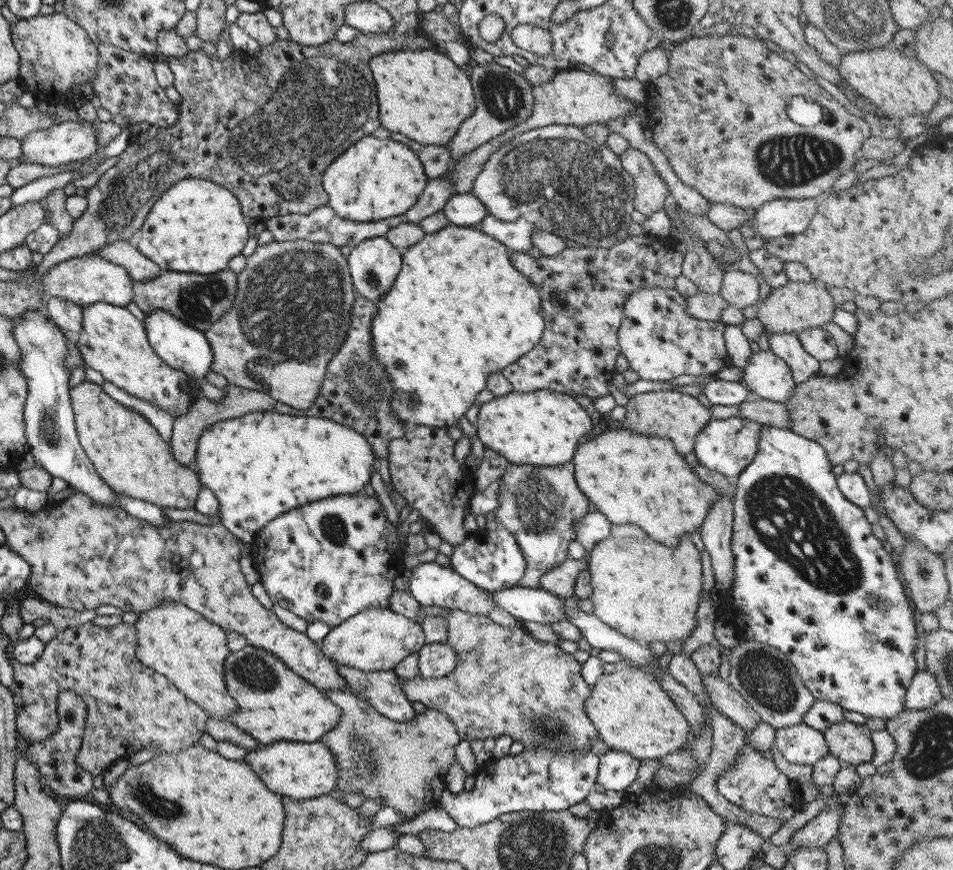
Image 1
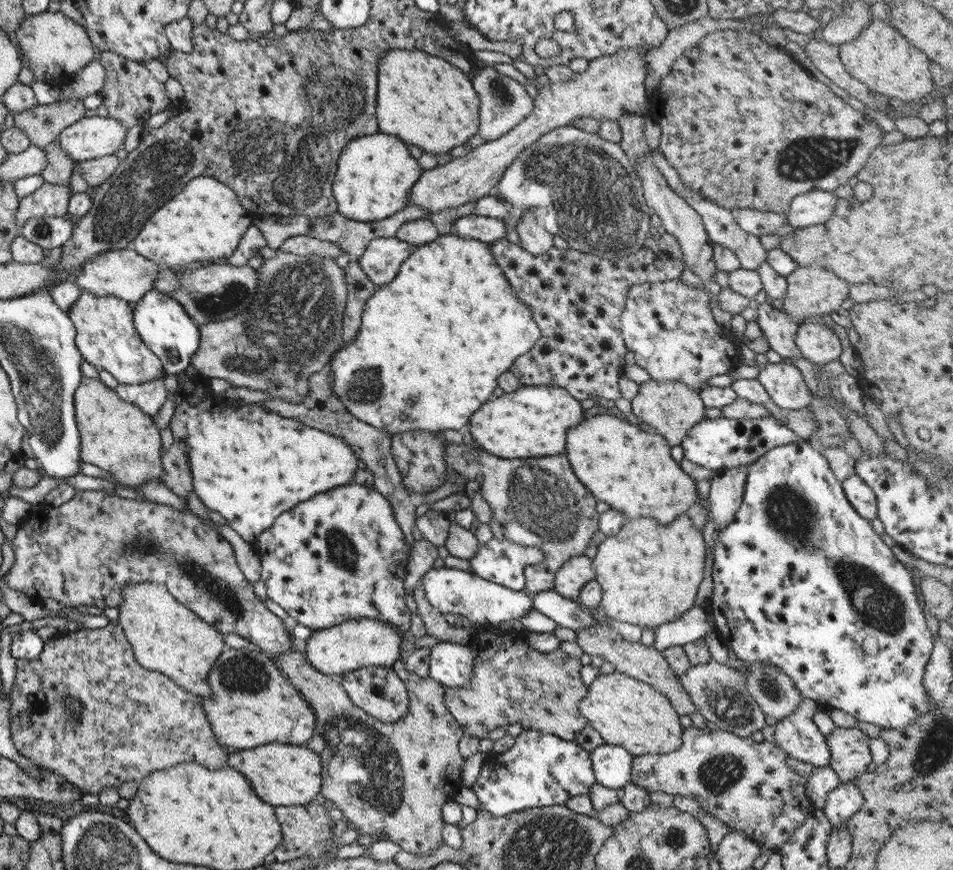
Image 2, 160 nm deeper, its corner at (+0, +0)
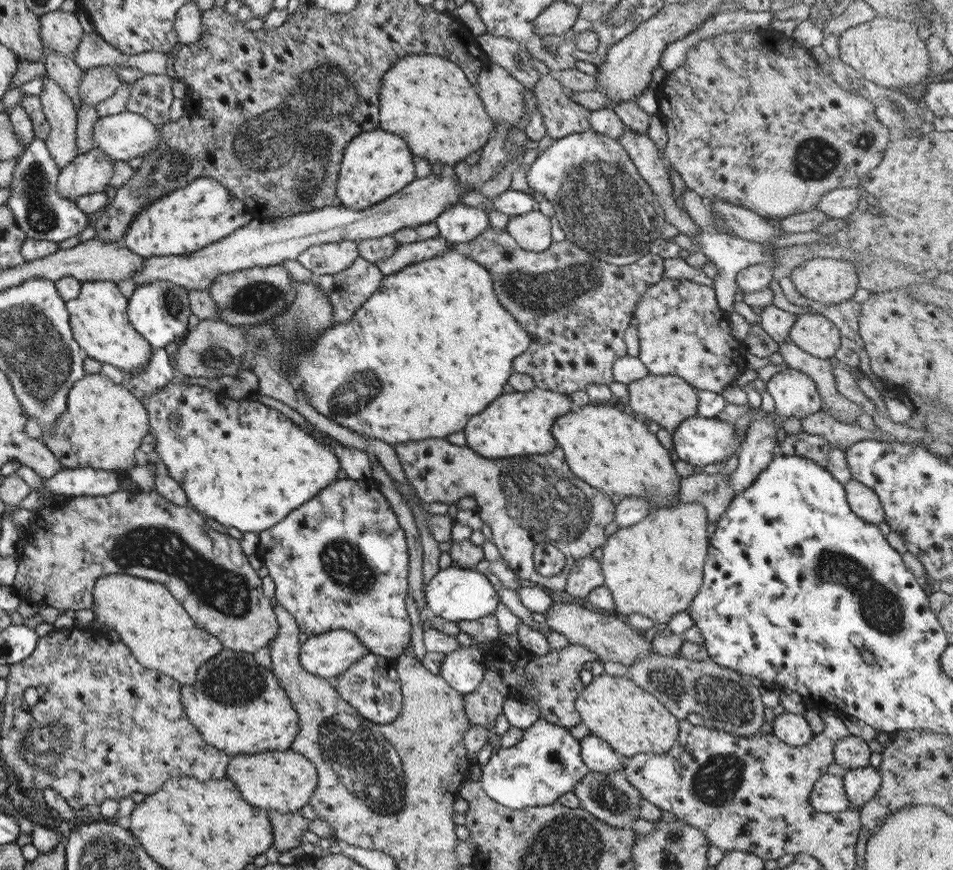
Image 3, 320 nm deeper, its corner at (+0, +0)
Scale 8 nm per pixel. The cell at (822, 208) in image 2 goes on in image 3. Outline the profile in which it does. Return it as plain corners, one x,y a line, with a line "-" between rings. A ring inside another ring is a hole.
861,186
833,189
826,192
818,201
815,209
829,218
844,218
856,211
861,196
867,195

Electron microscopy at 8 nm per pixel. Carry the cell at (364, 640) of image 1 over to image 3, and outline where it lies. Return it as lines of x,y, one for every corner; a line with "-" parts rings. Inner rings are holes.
330,630
329,632
319,633
315,636
309,635
307,640
300,644
298,661
301,668
307,672
332,680
341,674
352,662
366,655
368,650
359,642
359,639
348,630

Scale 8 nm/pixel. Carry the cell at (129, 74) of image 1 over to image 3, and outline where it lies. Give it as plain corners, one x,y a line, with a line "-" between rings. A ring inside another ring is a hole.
143,75
129,87
126,110
140,114
151,124
167,124
171,106
171,78
166,75

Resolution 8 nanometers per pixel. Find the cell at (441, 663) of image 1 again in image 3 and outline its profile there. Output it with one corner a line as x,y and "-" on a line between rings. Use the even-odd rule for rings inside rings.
473,647
456,648
442,660
439,675
460,695
473,692
484,675
483,655

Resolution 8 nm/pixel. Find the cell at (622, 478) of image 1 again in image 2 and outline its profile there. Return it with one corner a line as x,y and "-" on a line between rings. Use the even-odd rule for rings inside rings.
603,410
583,414
578,425
571,426
565,434
565,456
578,482
596,500
604,502
611,510
617,510
627,520
653,518
659,526
667,526
681,514
690,514
697,502
696,481
685,475
681,467
671,459
670,446
659,434
643,431
637,425
627,423

